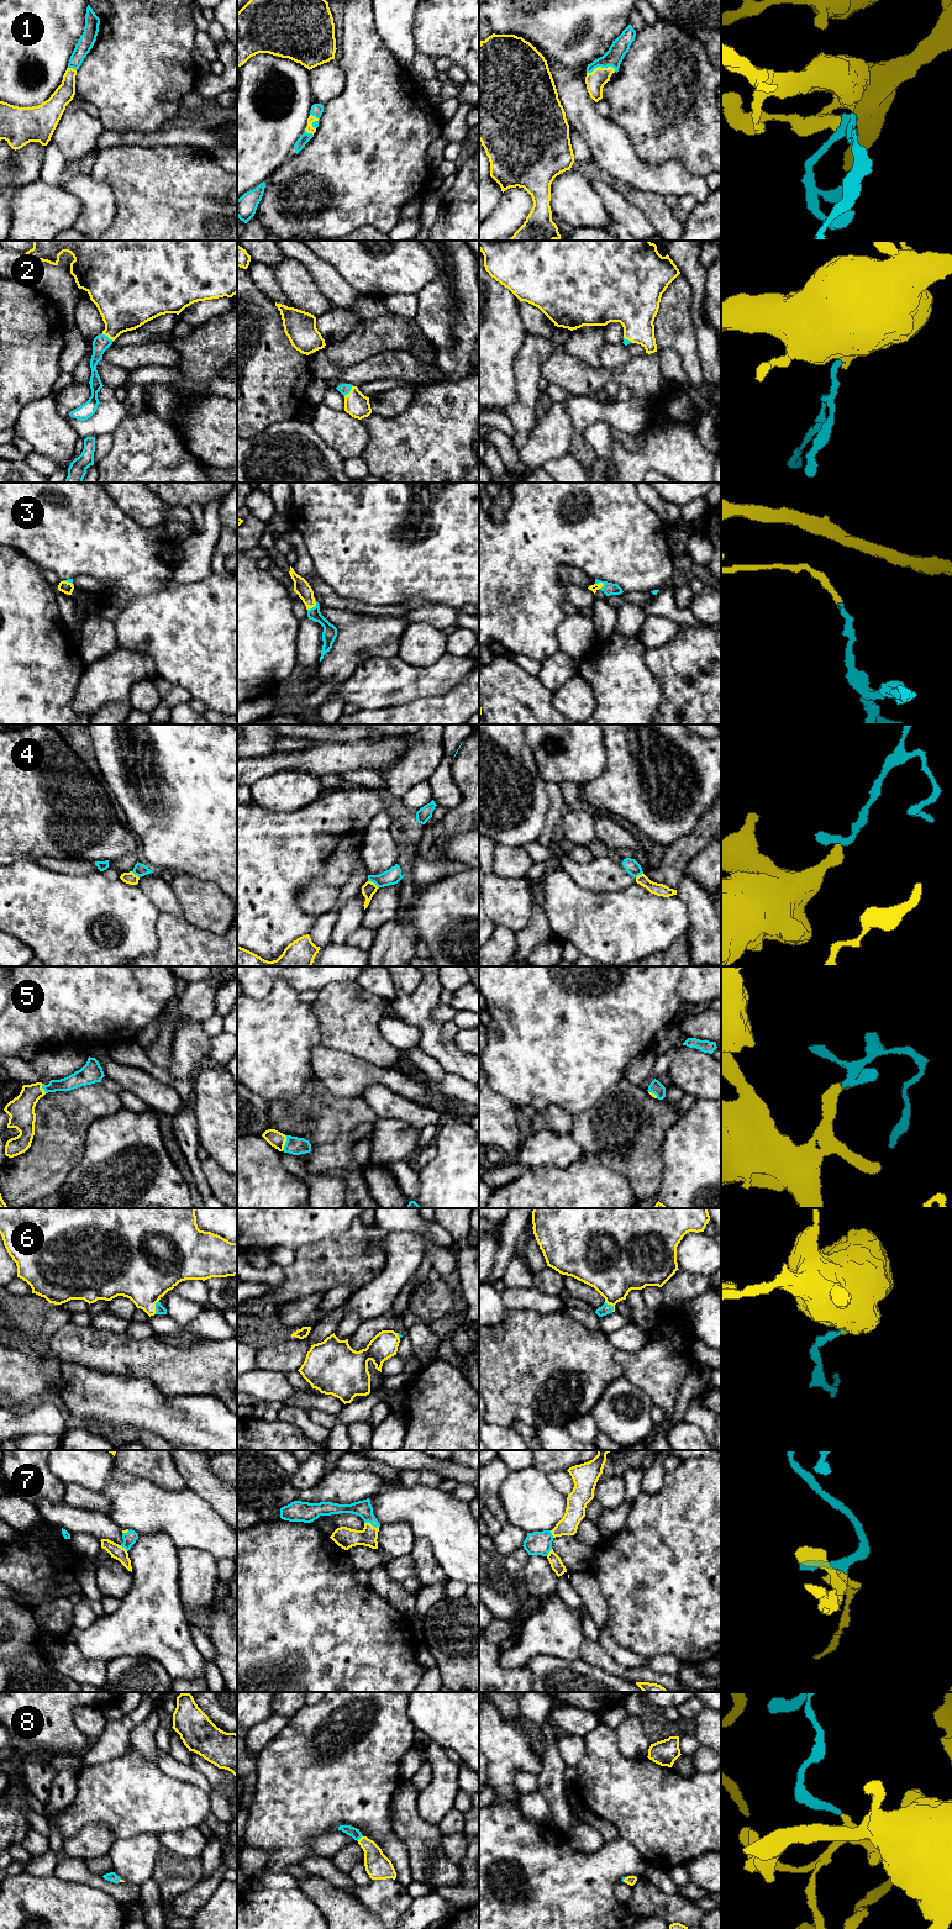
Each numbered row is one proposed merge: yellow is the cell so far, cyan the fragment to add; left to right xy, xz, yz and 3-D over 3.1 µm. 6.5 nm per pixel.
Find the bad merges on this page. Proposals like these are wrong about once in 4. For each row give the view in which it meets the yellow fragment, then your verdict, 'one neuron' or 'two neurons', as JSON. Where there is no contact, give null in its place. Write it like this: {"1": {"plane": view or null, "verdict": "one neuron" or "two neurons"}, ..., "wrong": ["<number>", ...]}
{"1": {"plane": "yz", "verdict": "one neuron"}, "2": {"plane": "xz", "verdict": "one neuron"}, "3": {"plane": "xz", "verdict": "one neuron"}, "4": {"plane": "xz", "verdict": "two neurons"}, "5": {"plane": "xz", "verdict": "one neuron"}, "6": {"plane": "xy", "verdict": "one neuron"}, "7": {"plane": "xz", "verdict": "one neuron"}, "8": {"plane": "xz", "verdict": "one neuron"}, "wrong": ["4"]}

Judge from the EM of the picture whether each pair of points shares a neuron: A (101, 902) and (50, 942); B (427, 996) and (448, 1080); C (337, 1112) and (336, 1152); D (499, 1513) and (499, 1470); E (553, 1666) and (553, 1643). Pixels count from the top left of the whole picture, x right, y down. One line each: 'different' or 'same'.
A: same
B: different
C: same
D: same
E: different

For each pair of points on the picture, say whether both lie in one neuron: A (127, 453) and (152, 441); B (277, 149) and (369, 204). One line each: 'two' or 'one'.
A: one
B: two

